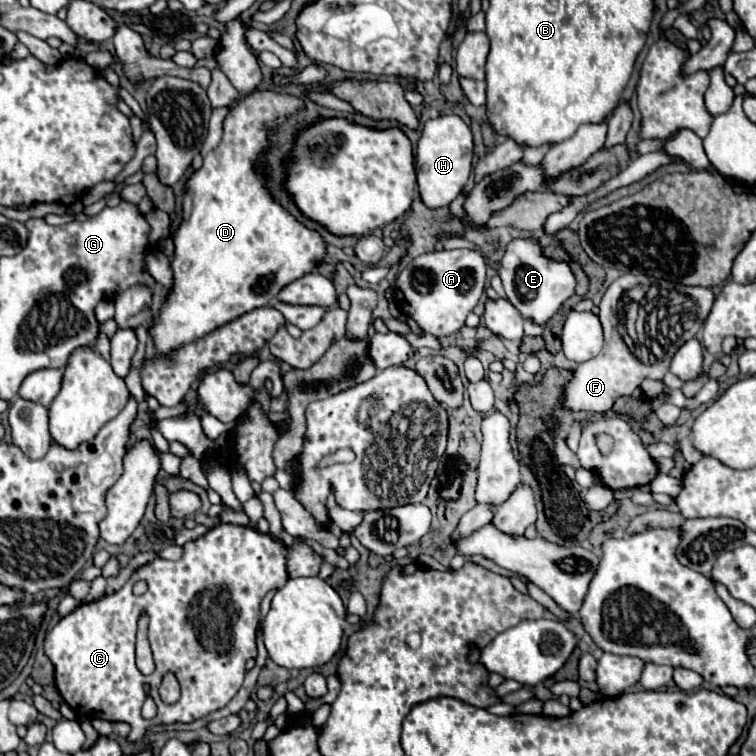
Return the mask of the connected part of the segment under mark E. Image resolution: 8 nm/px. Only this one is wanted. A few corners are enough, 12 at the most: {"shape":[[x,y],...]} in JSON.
{"shape":[[537,237],[505,247],[499,277],[523,317],[549,321],[577,285]]}

